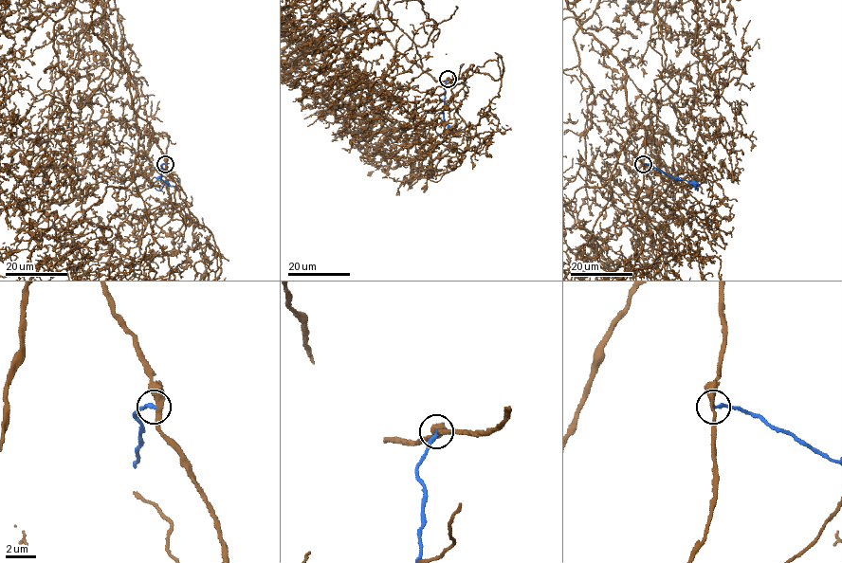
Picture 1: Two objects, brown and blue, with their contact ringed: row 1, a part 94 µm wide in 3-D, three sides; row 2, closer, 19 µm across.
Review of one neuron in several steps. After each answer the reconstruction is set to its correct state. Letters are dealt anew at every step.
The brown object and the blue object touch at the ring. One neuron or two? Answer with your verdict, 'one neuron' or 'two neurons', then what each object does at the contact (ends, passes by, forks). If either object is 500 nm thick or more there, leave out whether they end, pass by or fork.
two neurons; brown passes by; blue ends there

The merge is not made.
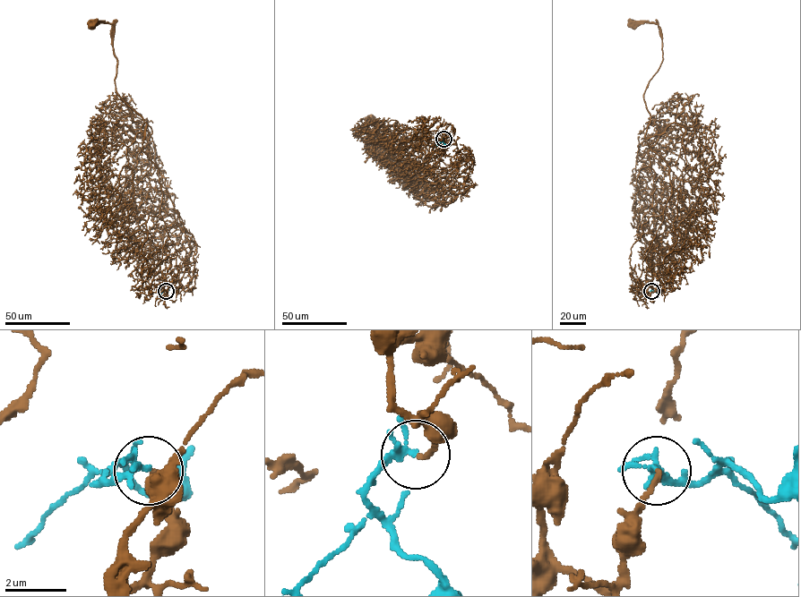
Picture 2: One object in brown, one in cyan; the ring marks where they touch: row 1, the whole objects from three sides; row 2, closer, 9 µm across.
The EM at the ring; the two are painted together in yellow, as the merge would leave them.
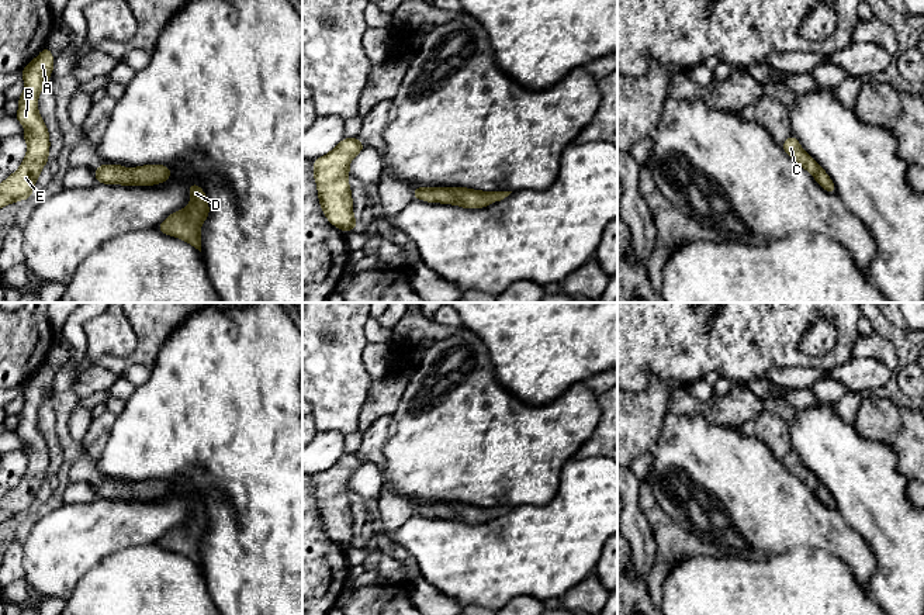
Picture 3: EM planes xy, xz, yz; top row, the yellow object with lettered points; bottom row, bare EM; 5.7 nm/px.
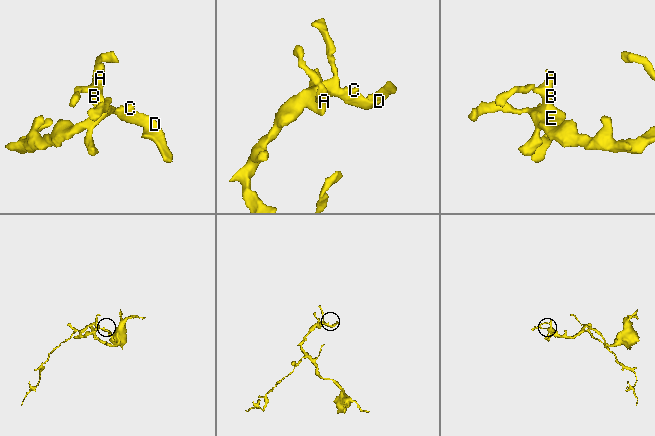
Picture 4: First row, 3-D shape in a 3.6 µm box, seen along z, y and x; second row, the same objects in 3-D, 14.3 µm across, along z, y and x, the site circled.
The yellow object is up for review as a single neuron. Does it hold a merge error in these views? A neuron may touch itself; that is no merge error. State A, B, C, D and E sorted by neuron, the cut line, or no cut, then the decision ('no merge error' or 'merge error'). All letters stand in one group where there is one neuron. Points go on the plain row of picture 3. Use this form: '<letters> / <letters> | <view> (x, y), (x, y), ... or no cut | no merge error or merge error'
A B C D E | no cut | no merge error

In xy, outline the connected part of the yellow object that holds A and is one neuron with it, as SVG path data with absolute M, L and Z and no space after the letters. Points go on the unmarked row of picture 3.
M44 363L23 384L25 404L18 414L20 422L15 433L25 443L23 453L27 456L28 464L18 486L0 498L0 524L18 515L28 515L44 480L49 477L49 449L38 429L38 410L48 401L52 386L53 370L48 363Z

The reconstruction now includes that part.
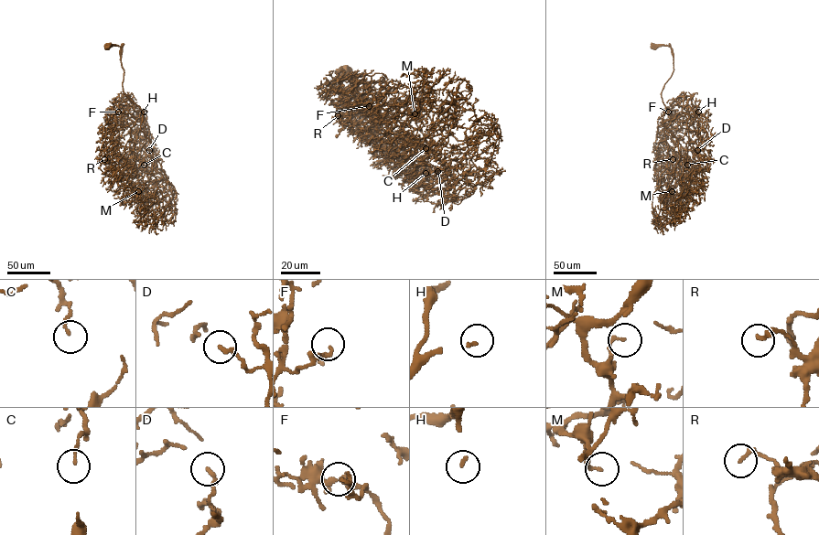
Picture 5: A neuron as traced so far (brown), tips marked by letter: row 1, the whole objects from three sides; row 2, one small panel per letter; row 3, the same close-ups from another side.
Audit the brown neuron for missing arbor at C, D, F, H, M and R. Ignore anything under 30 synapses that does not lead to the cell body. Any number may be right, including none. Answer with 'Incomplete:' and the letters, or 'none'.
Incomplete: F, H

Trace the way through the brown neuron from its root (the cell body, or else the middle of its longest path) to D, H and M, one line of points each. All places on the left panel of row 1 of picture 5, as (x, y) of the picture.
D: (107, 47), (121, 47), (123, 90), (142, 122), (146, 114), (149, 150)
H: (107, 47), (121, 47), (123, 92), (143, 112), (142, 122), (141, 112), (146, 118), (141, 114), (144, 112)
M: (107, 47), (121, 47), (123, 90), (143, 112), (140, 129), (151, 142), (152, 171), (138, 191)

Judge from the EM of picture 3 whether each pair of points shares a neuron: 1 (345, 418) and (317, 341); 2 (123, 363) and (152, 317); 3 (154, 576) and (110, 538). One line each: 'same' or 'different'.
1: same
2: same
3: different

